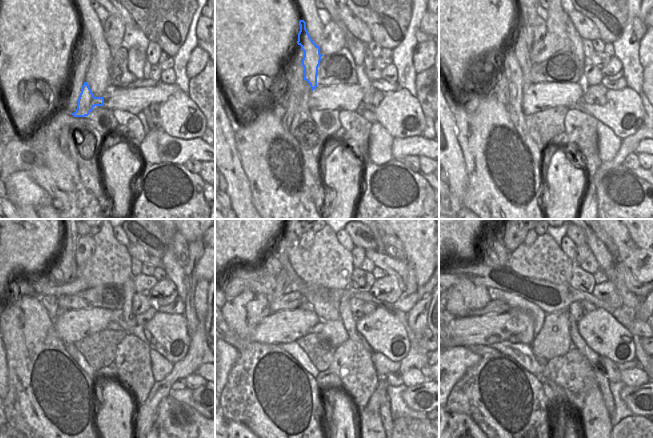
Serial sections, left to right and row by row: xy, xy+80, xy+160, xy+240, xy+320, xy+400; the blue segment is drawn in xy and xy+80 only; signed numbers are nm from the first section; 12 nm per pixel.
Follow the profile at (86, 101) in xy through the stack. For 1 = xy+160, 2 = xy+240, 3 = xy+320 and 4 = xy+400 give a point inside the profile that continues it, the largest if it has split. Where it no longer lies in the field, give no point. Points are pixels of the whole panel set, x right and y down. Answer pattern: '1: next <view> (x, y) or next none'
1: next xy+160 (535, 28)
2: next xy+240 (85, 247)
3: next xy+320 (306, 241)
4: next xy+400 (529, 239)

